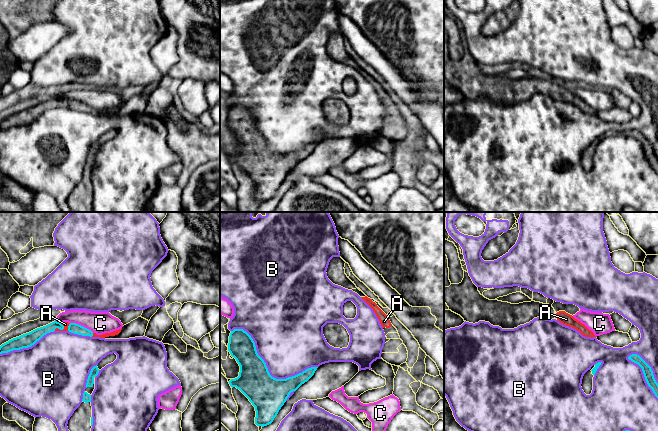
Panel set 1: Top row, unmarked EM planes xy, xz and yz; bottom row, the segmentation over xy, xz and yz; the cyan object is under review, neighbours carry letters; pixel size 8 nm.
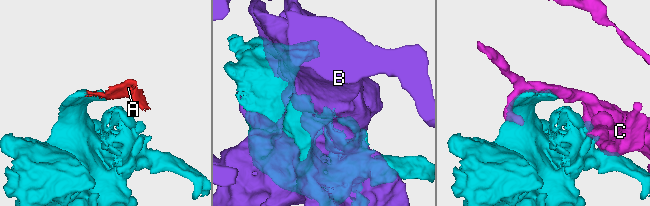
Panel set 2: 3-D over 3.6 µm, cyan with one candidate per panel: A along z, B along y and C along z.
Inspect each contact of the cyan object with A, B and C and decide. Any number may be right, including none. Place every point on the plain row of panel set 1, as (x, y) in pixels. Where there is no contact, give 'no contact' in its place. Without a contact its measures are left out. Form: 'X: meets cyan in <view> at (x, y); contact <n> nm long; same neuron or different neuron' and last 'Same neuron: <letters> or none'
A: meets cyan in xy at (59, 104); contact 90 nm long; same neuron
B: meets cyan in xz at (267, 145); contact 750 nm long; different neuron
C: meets cyan in xy at (82, 102); contact 200 nm long; different neuron
Same neuron: A

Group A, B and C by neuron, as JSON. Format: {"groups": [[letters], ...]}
{"groups": [["A"], ["B"], ["C"]]}

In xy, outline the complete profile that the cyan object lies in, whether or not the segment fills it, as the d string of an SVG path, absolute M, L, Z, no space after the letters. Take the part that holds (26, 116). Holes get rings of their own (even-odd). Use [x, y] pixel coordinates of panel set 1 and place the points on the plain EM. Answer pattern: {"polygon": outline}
{"polygon": "M54 97L46 102L37 104L29 109L13 114L9 116L8 118L2 120L0 122L0 130L8 129L13 126L20 126L23 124L31 123L37 117L39 117L44 111L50 108L54 108L54 107L69 107L71 109L82 111L82 112L105 114L109 112L118 111L121 108L121 106L122 104L119 106L113 107L111 109L97 111L96 109L93 109L91 106L76 99Z"}

